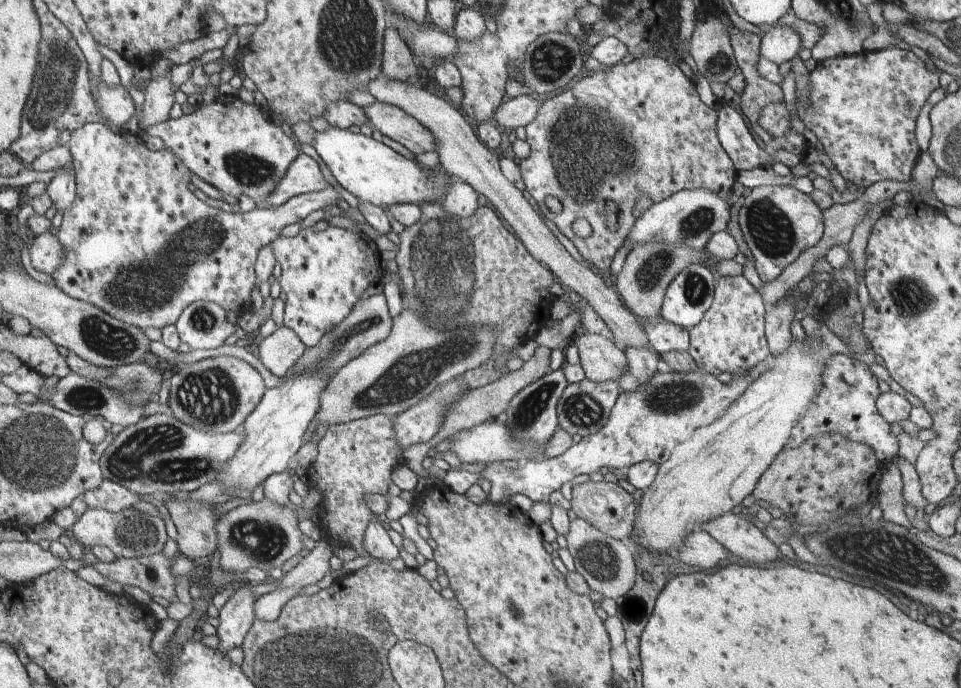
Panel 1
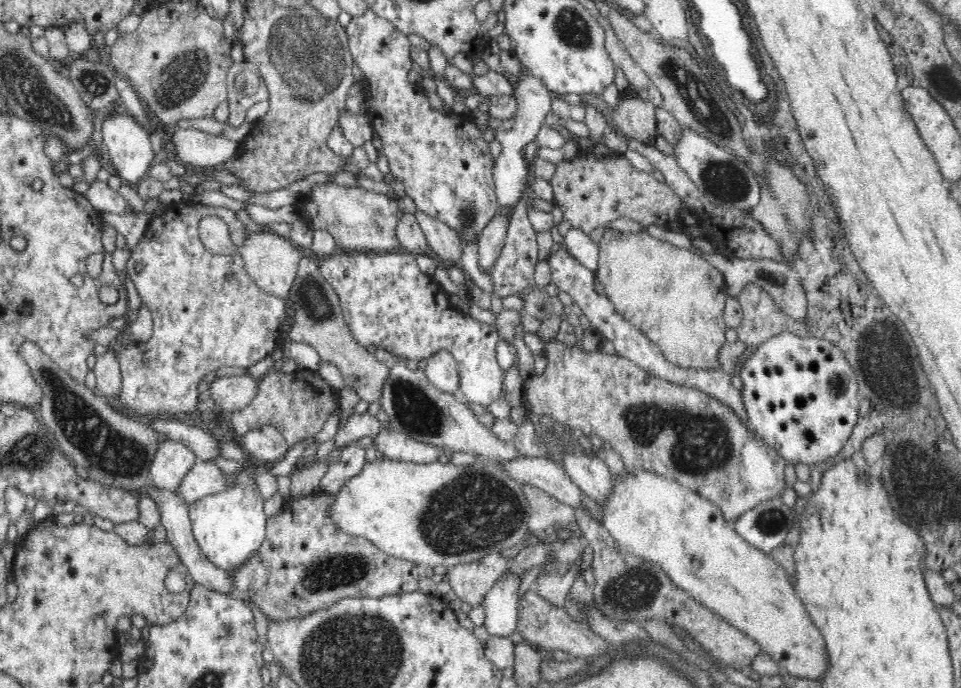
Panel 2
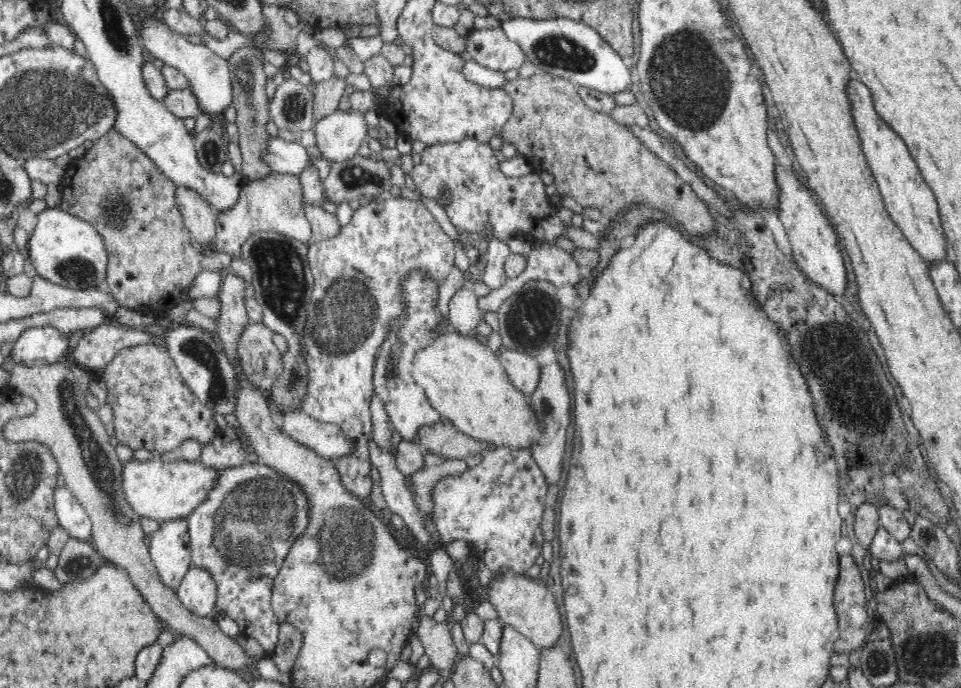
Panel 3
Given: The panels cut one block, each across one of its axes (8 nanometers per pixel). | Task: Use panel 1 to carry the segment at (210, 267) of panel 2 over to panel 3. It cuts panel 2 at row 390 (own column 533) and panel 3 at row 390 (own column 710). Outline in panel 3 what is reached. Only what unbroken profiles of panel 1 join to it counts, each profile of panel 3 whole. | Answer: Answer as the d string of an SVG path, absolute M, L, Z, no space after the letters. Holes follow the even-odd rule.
M153 342L123 348L106 365L104 382L108 386L108 404L114 410L114 434L122 444L161 456L184 440L198 440L201 446L214 440L218 426L213 412L186 387L171 353L164 352L164 348Z

